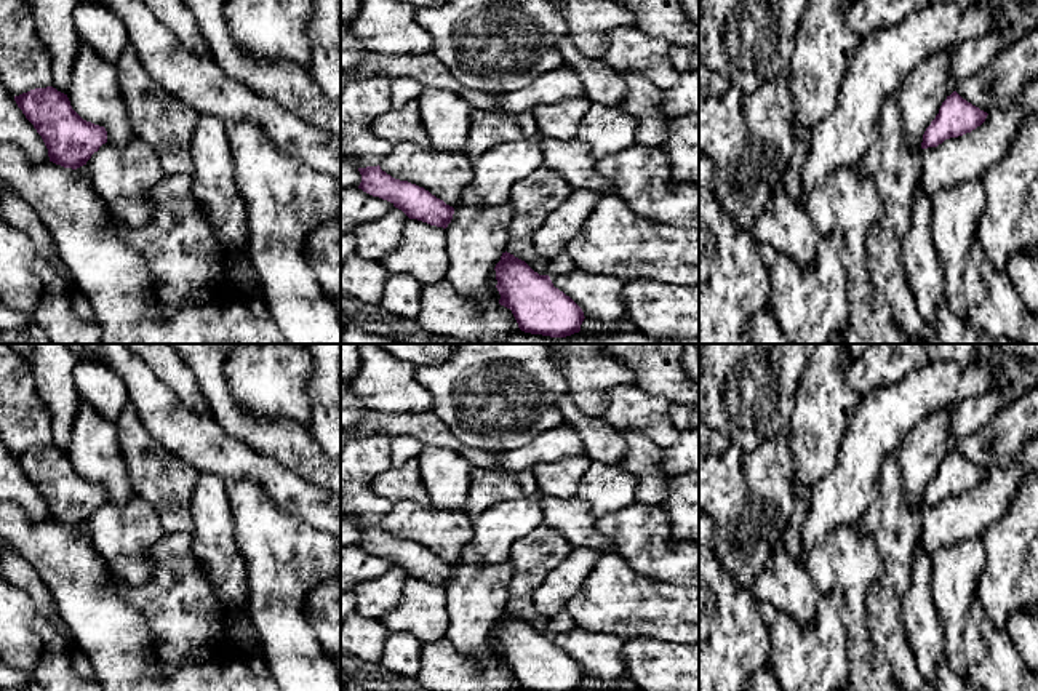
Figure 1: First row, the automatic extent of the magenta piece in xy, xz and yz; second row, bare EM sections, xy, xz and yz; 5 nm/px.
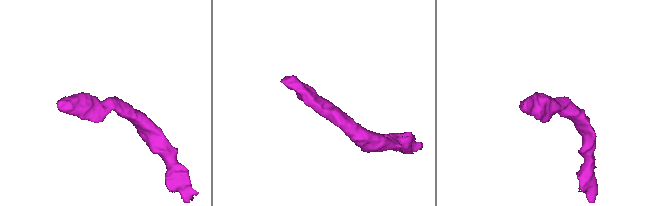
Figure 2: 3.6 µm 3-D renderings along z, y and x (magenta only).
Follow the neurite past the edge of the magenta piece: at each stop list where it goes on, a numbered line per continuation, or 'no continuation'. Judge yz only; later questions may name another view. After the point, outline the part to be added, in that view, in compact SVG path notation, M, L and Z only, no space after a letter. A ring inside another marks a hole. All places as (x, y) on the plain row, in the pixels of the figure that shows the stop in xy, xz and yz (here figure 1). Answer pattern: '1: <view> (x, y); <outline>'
no continuation

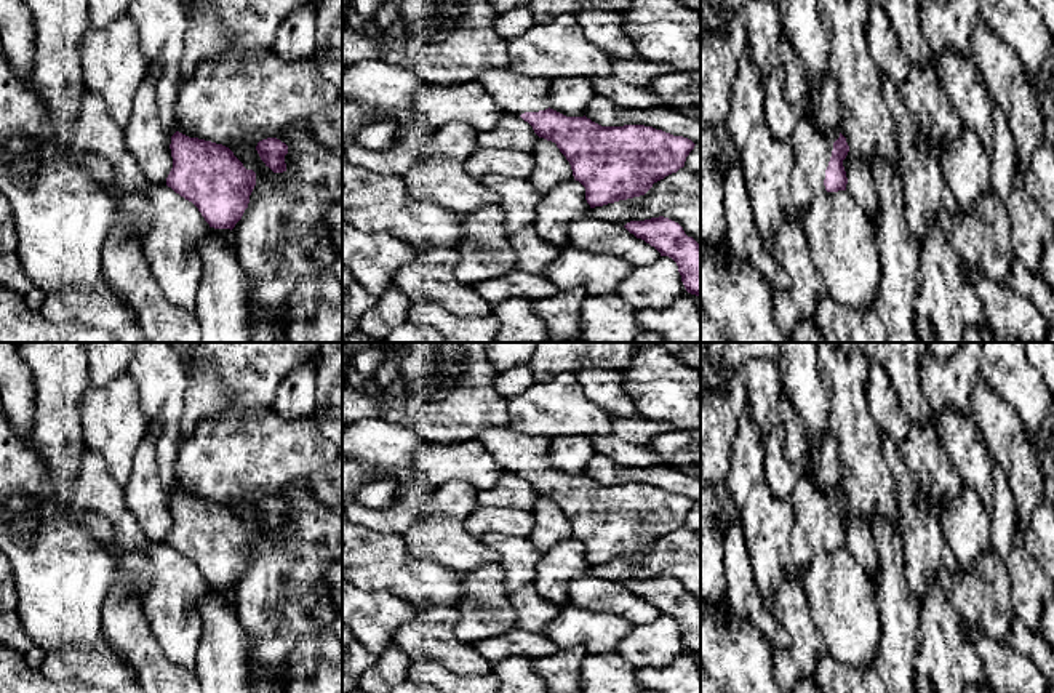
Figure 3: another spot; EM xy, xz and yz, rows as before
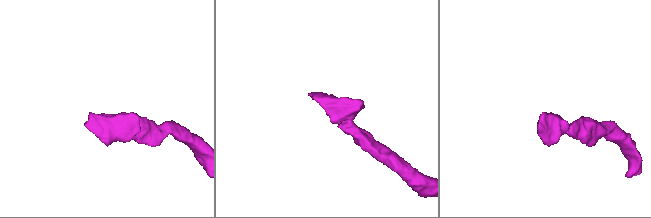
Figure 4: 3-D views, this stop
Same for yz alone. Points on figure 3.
1: yz (813, 509); M800 475L792 491L790 504L795 514L790 539L793 559L800 570L825 549L824 538L833 503L814 488L808 477Z

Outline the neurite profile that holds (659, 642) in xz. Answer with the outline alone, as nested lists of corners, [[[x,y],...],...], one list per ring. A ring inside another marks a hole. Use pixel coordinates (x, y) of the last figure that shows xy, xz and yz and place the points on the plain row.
[[[661,615],[646,626],[632,626],[632,631],[621,640],[617,651],[633,667],[664,667],[688,653],[677,621]]]

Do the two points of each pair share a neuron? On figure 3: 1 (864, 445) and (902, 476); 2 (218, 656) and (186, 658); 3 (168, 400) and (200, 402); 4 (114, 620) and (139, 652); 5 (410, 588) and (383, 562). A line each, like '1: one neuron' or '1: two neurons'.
1: two neurons
2: two neurons
3: two neurons
4: one neuron
5: one neuron

